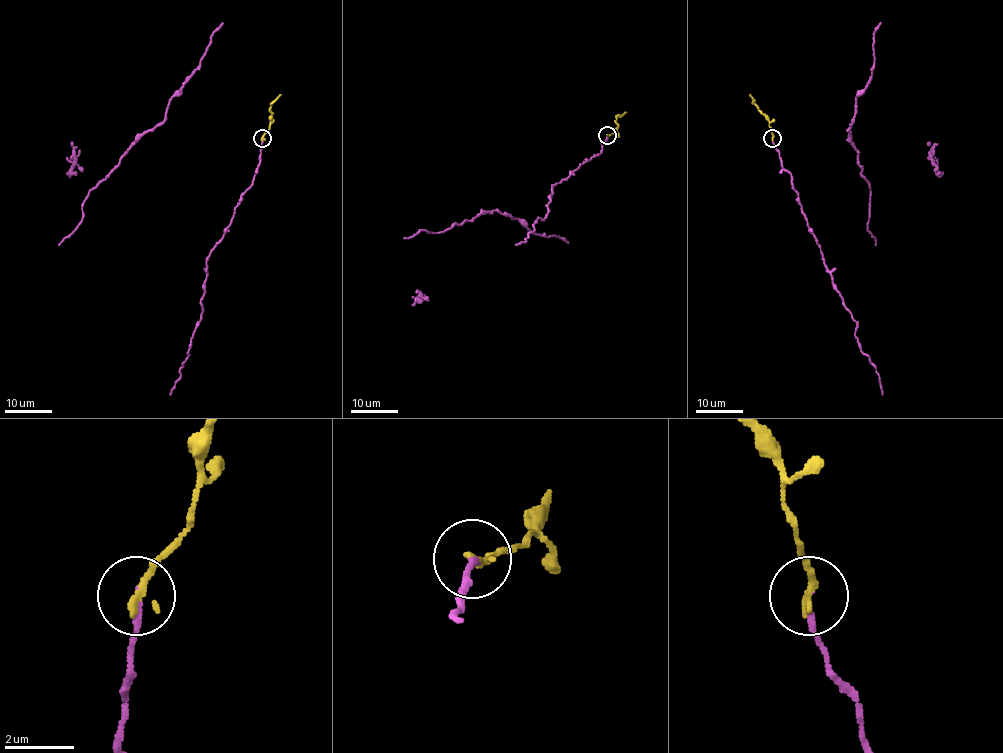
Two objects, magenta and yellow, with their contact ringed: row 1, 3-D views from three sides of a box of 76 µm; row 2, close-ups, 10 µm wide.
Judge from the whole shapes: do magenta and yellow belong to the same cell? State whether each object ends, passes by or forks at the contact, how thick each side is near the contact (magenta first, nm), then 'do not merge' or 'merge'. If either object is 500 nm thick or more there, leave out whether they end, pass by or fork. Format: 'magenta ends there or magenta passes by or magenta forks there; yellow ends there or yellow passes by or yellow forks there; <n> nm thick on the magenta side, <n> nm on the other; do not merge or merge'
magenta ends there; yellow ends there; 130 nm thick on the magenta side, 240 nm on the other; merge

